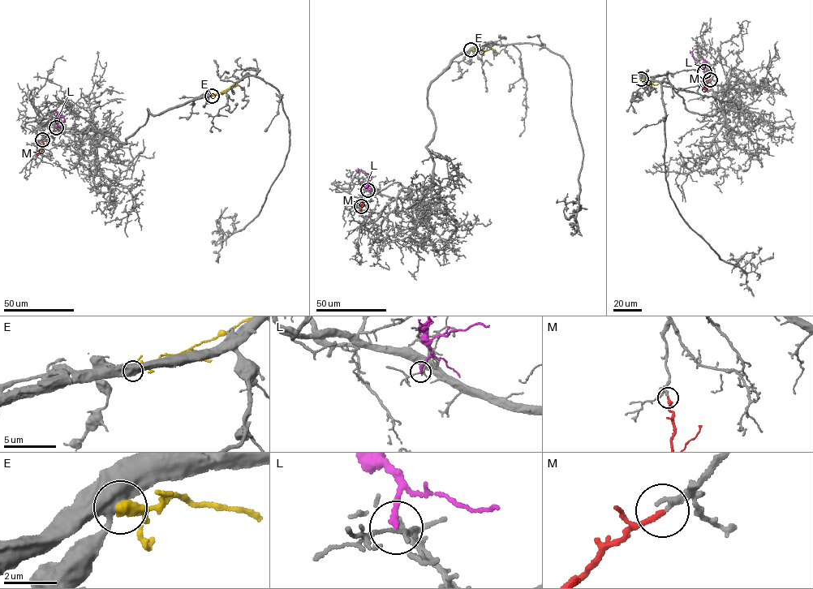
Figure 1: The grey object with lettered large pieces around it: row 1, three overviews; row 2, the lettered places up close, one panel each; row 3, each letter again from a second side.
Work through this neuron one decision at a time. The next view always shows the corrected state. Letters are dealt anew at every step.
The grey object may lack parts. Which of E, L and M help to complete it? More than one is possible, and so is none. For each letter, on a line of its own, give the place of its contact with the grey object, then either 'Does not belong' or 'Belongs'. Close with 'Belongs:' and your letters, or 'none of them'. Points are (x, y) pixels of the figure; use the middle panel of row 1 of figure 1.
E: Touches grey at (471, 49). Does not belong
L: Touches grey at (367, 190). Does not belong
M: Touches grey at (361, 206). Belongs
Belongs: M

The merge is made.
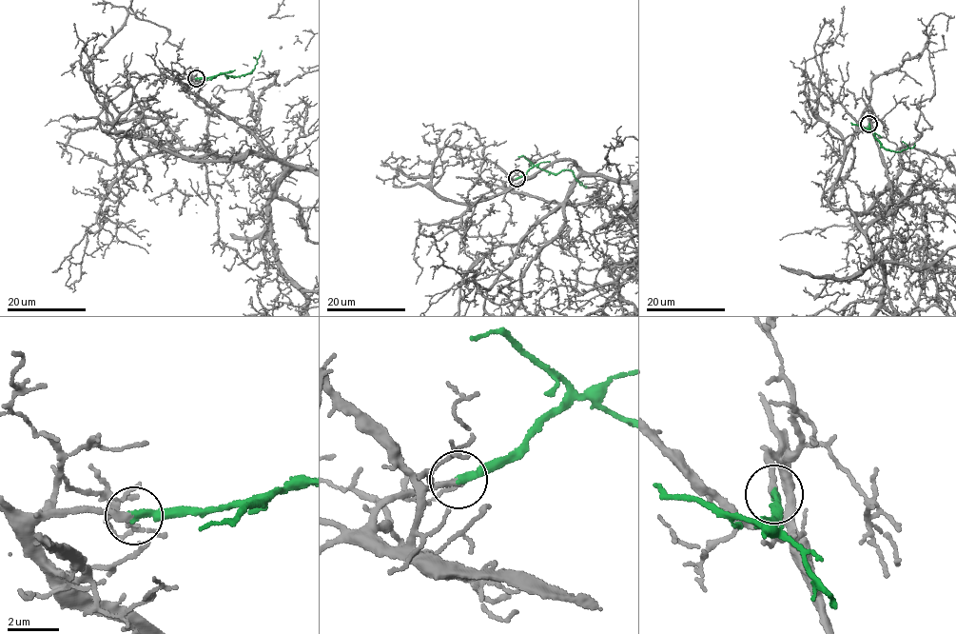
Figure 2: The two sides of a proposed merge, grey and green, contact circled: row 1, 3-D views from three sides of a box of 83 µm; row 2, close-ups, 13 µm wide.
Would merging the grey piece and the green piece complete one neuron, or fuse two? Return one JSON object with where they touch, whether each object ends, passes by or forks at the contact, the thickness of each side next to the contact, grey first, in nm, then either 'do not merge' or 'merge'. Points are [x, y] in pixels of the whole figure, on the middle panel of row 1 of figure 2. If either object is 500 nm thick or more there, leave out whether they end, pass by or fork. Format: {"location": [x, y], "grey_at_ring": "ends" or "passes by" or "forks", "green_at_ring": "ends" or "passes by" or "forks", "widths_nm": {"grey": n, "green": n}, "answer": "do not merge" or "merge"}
{"location": [517, 178], "grey_at_ring": "ends", "green_at_ring": "ends", "widths_nm": {"grey": 240, "green": 280}, "answer": "merge"}

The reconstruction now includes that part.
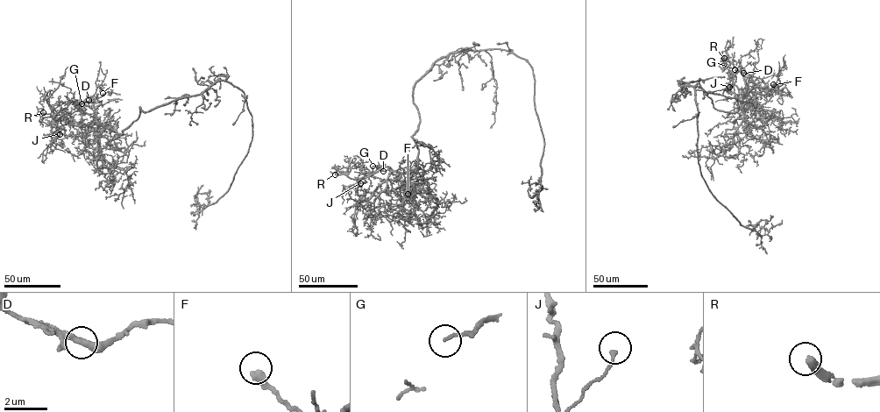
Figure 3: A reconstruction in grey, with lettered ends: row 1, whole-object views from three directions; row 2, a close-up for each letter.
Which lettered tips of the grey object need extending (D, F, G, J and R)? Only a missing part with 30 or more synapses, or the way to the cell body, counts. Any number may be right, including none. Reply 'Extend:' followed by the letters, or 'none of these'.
Extend: F, R

